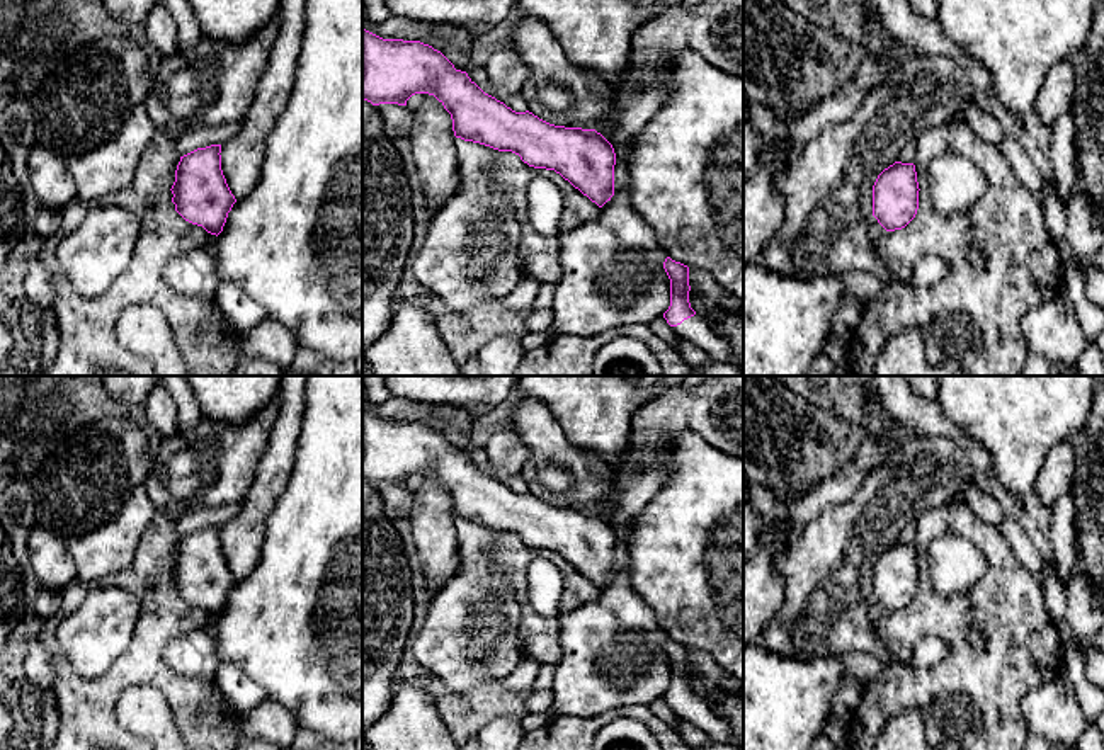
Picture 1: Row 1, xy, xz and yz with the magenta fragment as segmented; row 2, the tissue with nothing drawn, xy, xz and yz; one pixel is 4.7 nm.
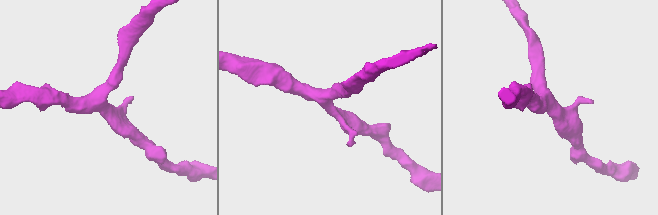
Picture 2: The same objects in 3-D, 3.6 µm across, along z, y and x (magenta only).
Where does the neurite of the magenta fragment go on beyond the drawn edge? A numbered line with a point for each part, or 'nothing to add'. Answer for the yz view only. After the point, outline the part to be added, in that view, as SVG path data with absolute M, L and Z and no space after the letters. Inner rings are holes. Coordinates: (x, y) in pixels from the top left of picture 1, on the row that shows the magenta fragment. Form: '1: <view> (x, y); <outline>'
nothing to add

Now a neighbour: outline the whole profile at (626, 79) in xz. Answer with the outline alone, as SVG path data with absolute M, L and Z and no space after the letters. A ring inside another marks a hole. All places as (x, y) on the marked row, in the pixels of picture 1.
M628 66L621 73L612 73L604 77L606 83L611 90L611 111L606 114L606 117L597 124L595 131L600 133L609 143L614 138L614 133L617 129L617 90L619 88L636 88L638 85L638 75L631 71Z

